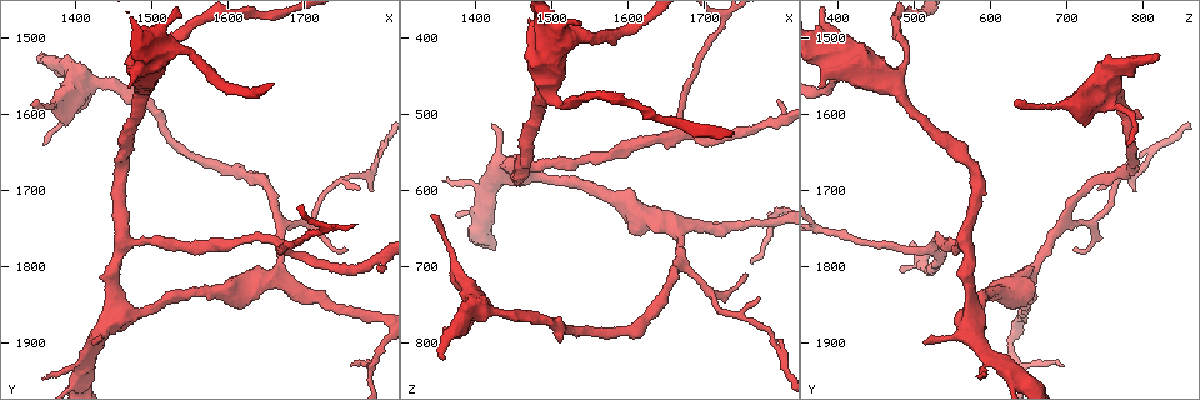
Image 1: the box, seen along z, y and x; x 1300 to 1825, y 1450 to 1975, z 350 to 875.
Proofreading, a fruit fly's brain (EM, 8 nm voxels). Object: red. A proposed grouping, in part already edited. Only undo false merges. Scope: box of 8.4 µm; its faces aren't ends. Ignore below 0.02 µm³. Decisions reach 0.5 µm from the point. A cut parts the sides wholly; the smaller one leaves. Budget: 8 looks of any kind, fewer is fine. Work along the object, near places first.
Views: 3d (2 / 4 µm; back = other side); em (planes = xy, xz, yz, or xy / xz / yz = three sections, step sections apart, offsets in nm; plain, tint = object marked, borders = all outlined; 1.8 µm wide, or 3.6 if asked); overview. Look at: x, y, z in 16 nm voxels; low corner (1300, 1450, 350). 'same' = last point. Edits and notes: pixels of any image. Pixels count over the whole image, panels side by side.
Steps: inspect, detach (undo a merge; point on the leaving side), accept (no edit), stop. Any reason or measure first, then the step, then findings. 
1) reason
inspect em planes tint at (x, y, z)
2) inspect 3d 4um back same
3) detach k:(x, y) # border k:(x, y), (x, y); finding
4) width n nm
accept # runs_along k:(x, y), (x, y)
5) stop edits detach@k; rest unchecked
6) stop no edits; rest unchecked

sudden change in width
inspect em yz step 8 tint at (1495, 1555, 465)

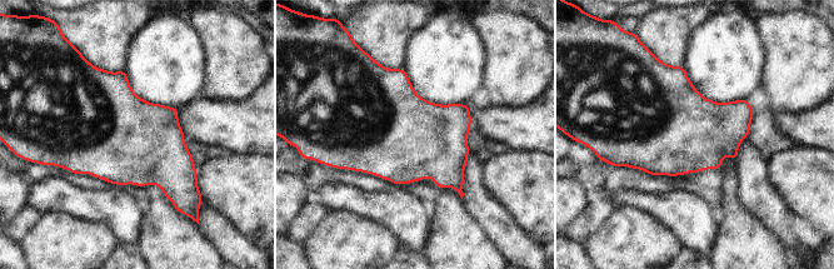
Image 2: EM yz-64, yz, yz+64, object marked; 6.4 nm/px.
cut it another way
inspect em planes tint same

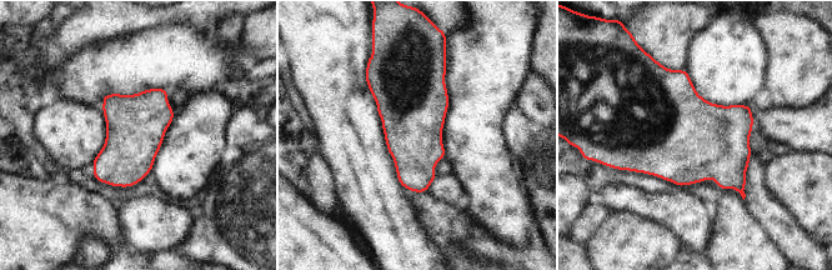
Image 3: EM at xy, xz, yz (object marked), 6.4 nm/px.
accept # continuous, no second neuron

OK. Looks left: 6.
three arms meet
inspect em 3.6um planes tint at (1670, 1750, 685)

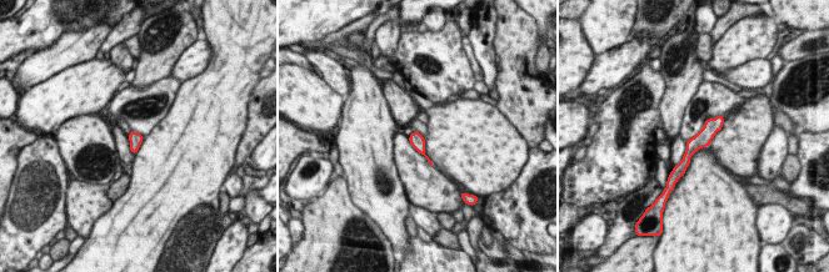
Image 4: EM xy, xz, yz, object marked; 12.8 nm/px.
width 170 nm
accept # runs_along 4:(719, 119), (692, 147), (682, 167); continuous, no second neuron

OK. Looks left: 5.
two arms in line, one across
inspect 3d 4um at (1460, 1765, 565)

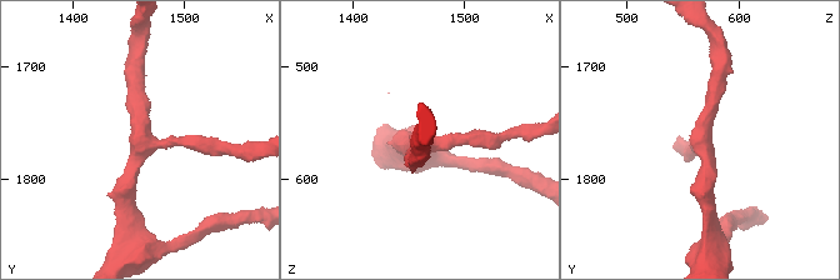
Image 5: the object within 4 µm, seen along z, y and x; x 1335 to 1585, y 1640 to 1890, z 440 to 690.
arms 3; arm_widths 220, 240, 280 nm
inspect em xy step 8 tint at (1458, 1766, 570)

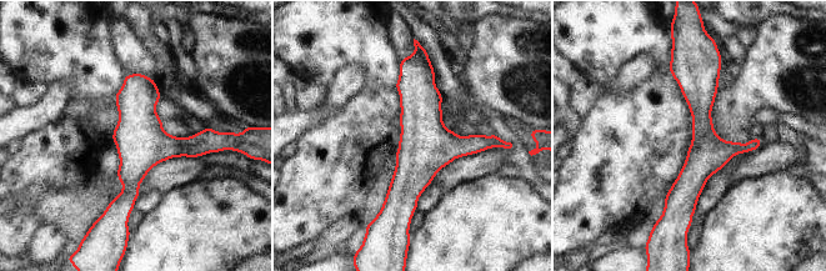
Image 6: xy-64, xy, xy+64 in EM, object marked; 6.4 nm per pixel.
inspect em xz step 8 tint same

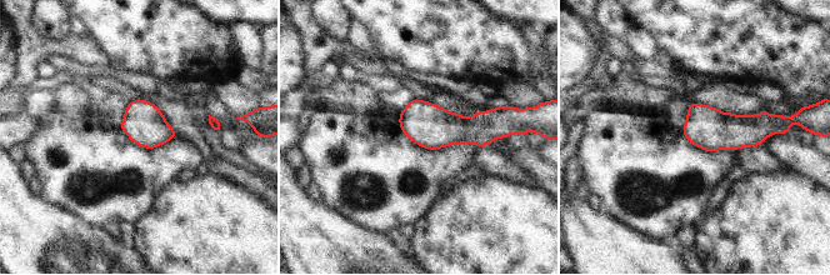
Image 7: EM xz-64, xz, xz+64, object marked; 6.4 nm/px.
accept # all the same neuron

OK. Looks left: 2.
stop no edits; rest unchecked

